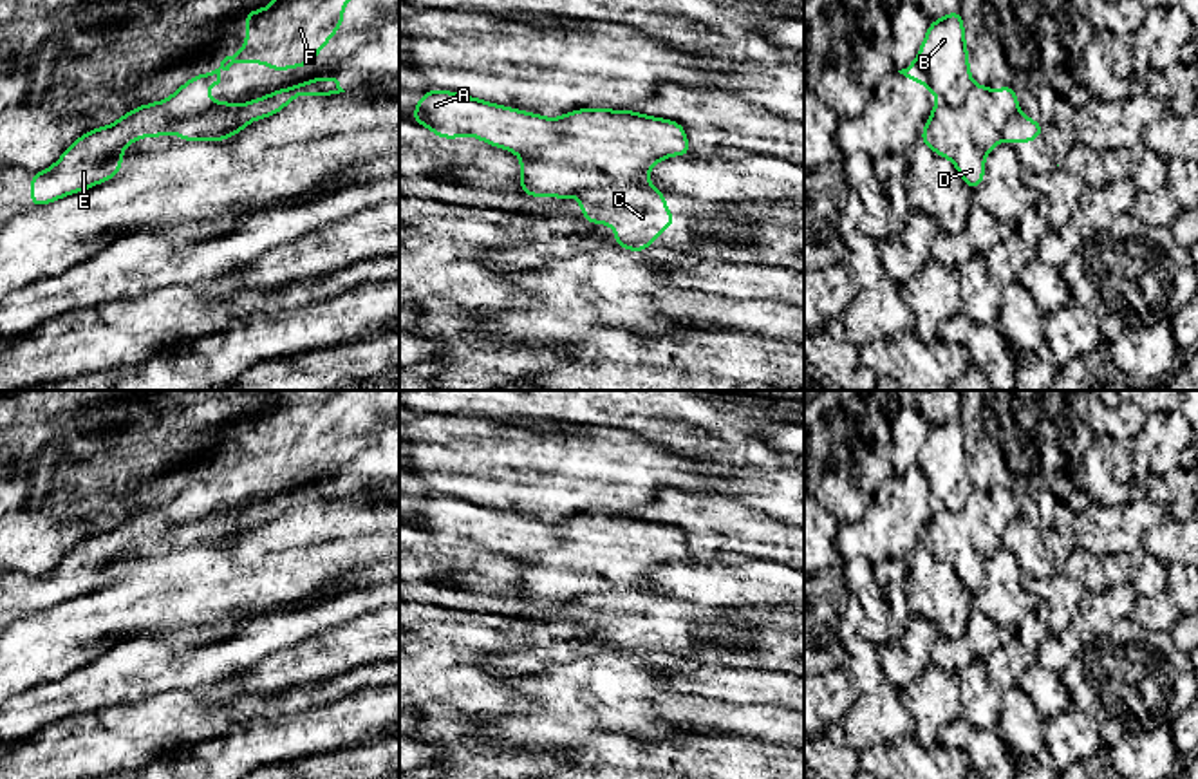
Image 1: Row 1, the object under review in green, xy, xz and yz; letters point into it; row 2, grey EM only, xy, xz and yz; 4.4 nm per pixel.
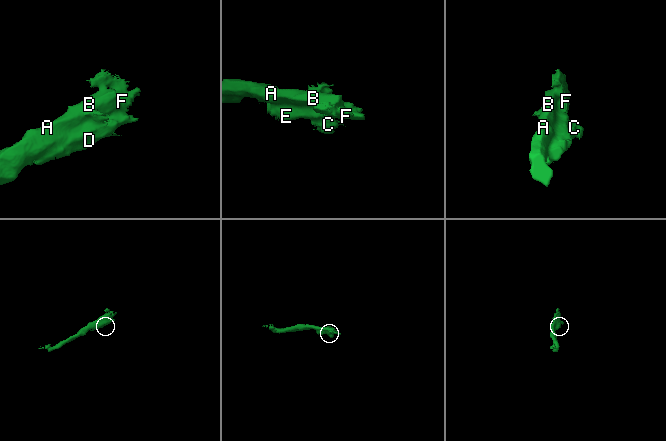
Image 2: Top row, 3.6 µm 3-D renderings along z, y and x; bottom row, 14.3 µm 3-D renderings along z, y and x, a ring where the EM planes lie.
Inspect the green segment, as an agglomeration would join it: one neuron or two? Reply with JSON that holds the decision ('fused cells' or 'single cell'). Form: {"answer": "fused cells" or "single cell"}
{"answer": "fused cells"}

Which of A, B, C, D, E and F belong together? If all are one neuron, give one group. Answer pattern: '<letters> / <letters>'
A B D E F / C

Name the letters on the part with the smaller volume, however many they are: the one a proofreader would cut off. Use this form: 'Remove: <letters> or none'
Remove: C

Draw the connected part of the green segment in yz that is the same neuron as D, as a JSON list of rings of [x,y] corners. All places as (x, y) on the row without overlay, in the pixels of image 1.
[[[956,414],[941,425],[931,425],[918,465],[898,477],[940,502],[920,546],[950,564],[974,596],[983,589],[987,558],[1003,548],[1005,528],[1019,517],[1019,504],[1014,490],[996,497],[974,490],[969,463],[961,414]]]

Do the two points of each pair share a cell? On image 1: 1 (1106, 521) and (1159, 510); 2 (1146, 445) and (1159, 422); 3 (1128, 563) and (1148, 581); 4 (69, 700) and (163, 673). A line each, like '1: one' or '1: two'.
1: one
2: one
3: one
4: one

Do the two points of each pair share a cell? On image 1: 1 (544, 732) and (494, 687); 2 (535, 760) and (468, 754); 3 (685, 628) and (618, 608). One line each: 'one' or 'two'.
1: two
2: one
3: one

